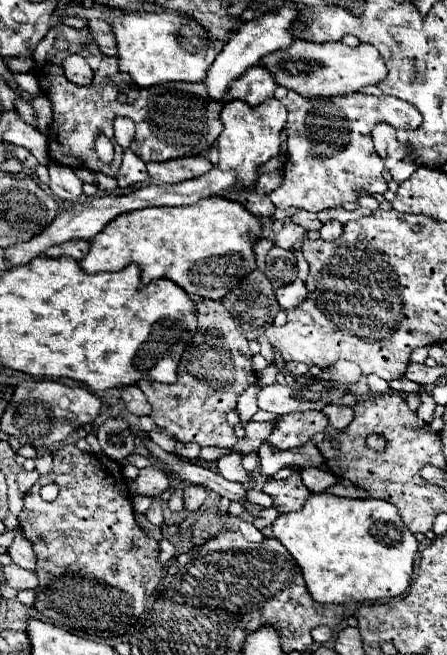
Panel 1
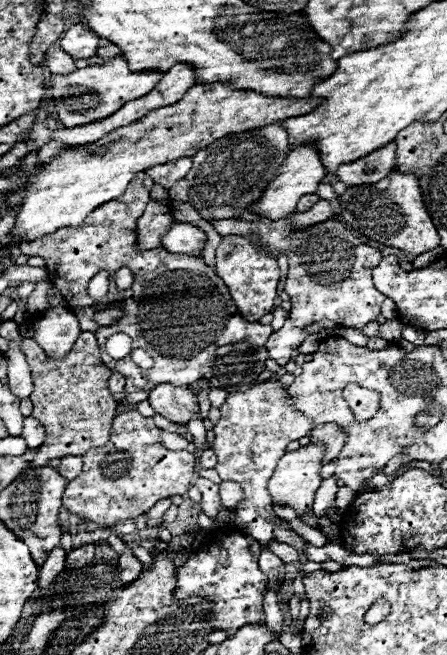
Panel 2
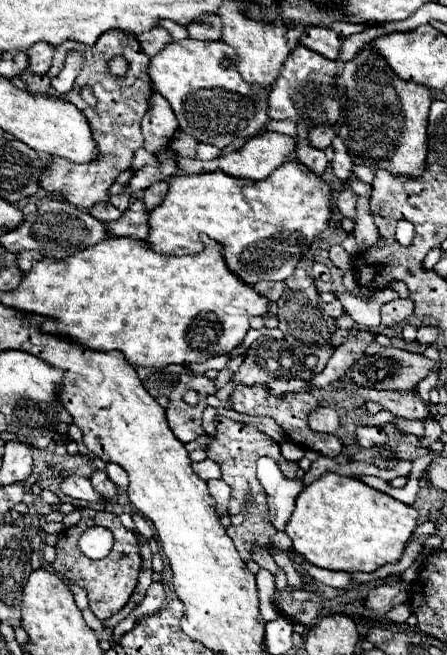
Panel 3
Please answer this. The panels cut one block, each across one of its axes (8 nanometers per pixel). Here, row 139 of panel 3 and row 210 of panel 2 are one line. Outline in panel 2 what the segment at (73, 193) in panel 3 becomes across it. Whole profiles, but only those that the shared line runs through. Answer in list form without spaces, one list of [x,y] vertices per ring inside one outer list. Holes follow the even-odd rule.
[[[144,172],[136,174],[134,180],[128,184],[126,192],[122,196],[118,196],[116,200],[110,200],[108,204],[102,204],[100,208],[96,208],[94,212],[90,212],[84,220],[84,224],[80,224],[78,228],[60,228],[54,234],[46,234],[42,238],[36,238],[32,242],[22,242],[20,244],[20,252],[26,256],[42,256],[46,260],[46,270],[48,270],[48,278],[50,282],[62,292],[64,300],[68,302],[68,306],[76,312],[78,320],[80,320],[80,328],[82,330],[92,330],[98,336],[100,342],[100,350],[102,350],[102,360],[104,364],[112,370],[112,372],[120,372],[126,378],[126,392],[138,392],[138,390],[152,390],[156,384],[176,384],[176,386],[186,386],[192,384],[200,378],[206,376],[206,372],[210,370],[210,366],[214,364],[216,358],[216,350],[220,346],[226,344],[236,344],[236,342],[250,342],[250,344],[266,344],[268,336],[272,334],[270,326],[264,326],[260,322],[248,322],[244,320],[244,316],[238,312],[236,304],[230,298],[228,288],[224,286],[224,282],[220,280],[220,276],[216,274],[214,268],[210,268],[208,264],[202,262],[202,258],[196,256],[180,256],[180,254],[172,254],[166,248],[156,248],[156,250],[140,250],[136,246],[136,220],[140,218],[140,214],[144,212],[144,204],[150,202],[150,194],[144,188],[142,180],[144,180]],[[128,266],[134,274],[134,284],[142,284],[144,280],[144,292],[140,296],[130,296],[124,302],[120,302],[120,310],[124,312],[124,316],[120,316],[120,320],[112,326],[96,326],[92,322],[92,310],[94,312],[102,312],[110,306],[110,302],[92,302],[86,294],[86,286],[88,280],[98,274],[100,270],[106,270],[110,276],[122,268]],[[114,332],[124,332],[132,338],[132,348],[142,348],[146,350],[152,358],[154,358],[154,366],[144,370],[138,368],[130,356],[122,358],[122,360],[114,360],[106,354],[104,344],[106,340],[114,334]]]

